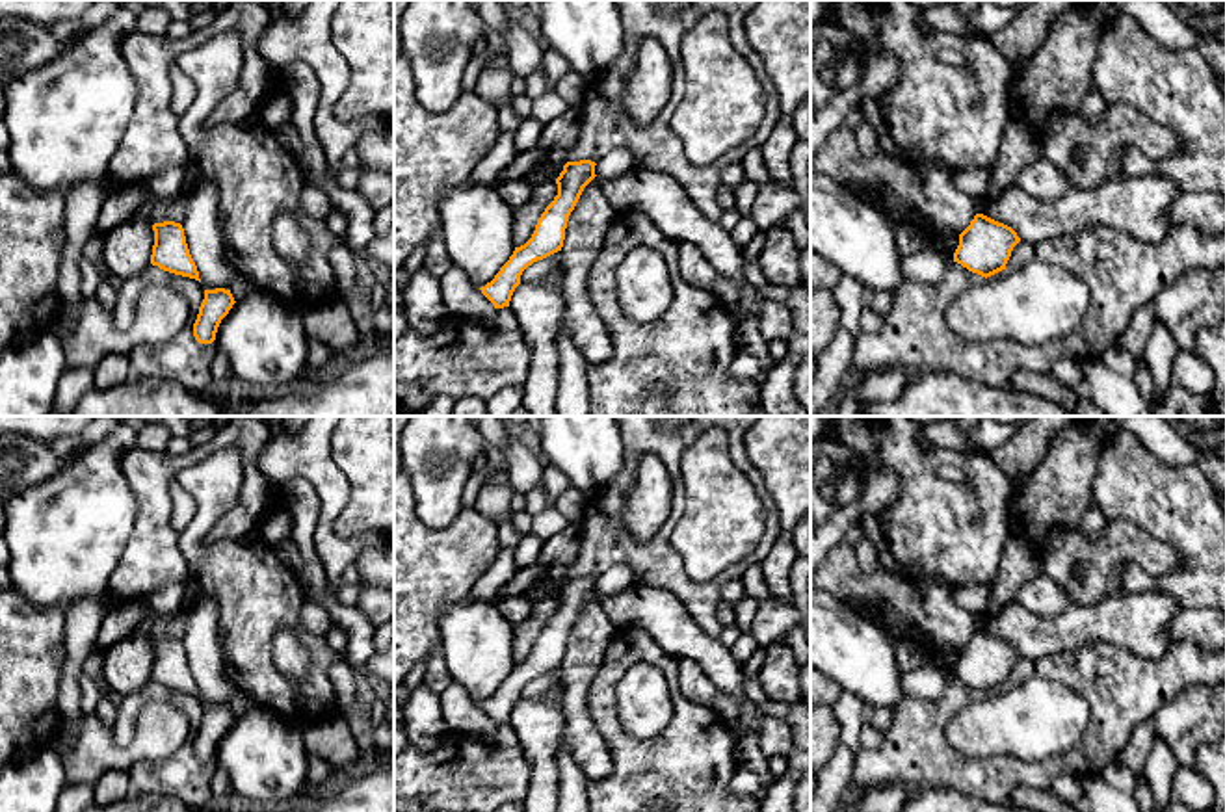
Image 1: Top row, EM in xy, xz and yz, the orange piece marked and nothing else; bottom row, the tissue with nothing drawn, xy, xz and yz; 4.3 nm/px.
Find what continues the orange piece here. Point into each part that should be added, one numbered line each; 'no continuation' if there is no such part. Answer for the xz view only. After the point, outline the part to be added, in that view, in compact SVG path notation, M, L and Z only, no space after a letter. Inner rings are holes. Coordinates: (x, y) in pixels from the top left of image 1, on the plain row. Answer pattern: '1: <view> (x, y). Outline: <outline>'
no continuation

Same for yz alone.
no continuation

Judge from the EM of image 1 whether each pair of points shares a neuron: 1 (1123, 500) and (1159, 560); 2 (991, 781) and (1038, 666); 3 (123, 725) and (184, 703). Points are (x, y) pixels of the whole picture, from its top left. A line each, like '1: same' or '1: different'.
1: different
2: same
3: same

